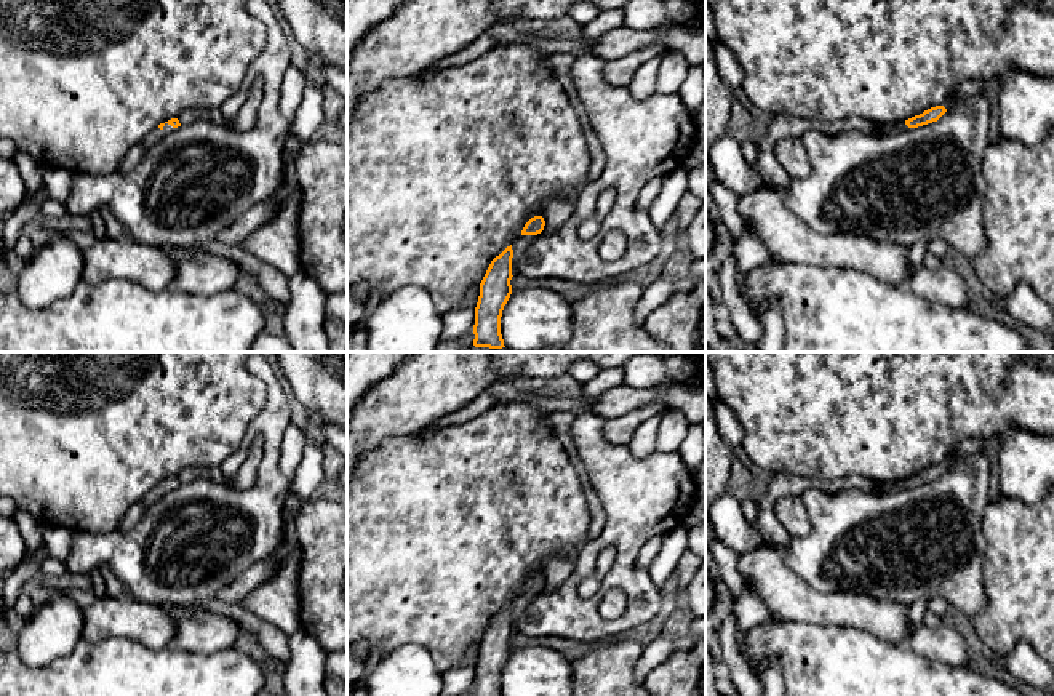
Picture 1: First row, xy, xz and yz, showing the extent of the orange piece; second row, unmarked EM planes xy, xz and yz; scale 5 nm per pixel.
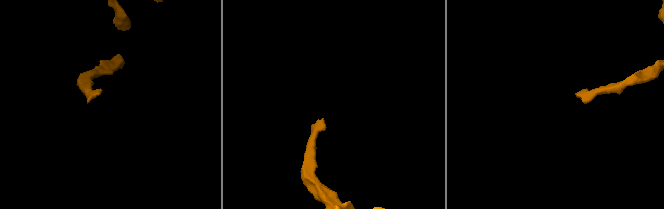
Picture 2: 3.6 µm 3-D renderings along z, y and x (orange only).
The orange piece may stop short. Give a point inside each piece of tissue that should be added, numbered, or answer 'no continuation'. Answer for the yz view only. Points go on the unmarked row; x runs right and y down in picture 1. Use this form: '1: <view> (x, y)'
1: yz (898, 485)

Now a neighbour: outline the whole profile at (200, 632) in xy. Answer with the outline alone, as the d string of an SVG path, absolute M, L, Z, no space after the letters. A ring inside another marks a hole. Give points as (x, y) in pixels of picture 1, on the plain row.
M197 611L178 622L171 646L192 653L216 653L234 646L238 621L210 611Z

